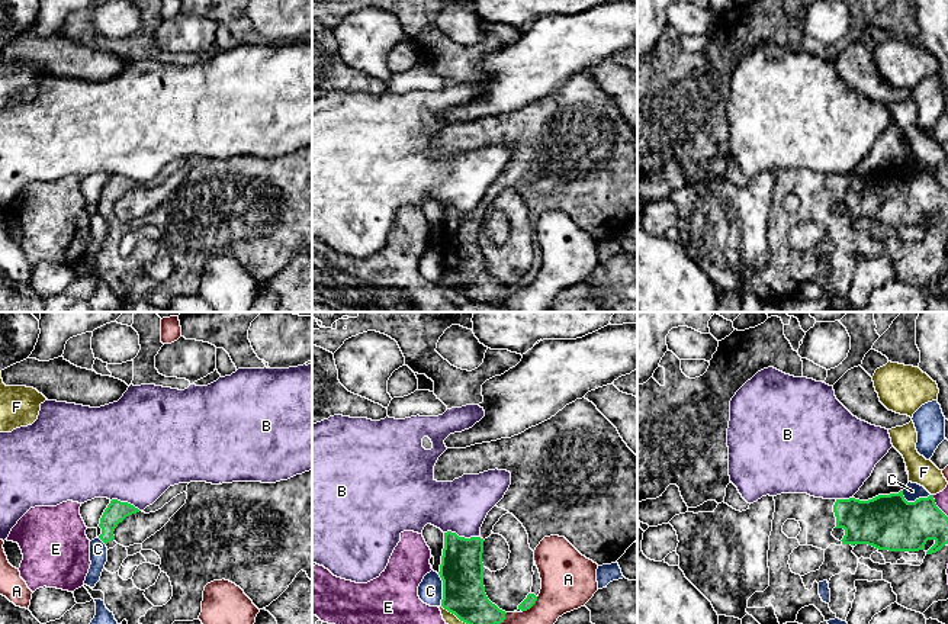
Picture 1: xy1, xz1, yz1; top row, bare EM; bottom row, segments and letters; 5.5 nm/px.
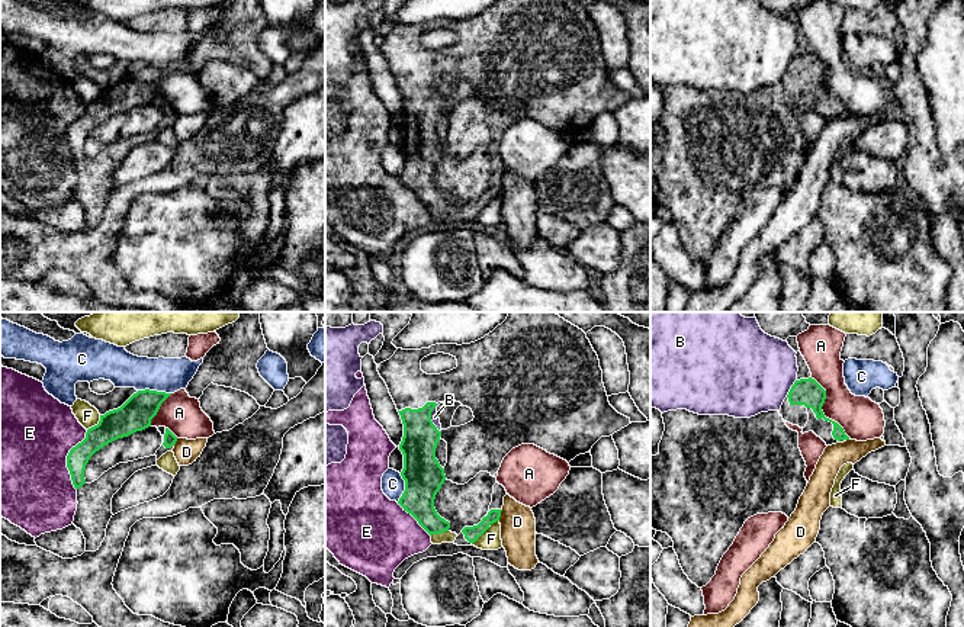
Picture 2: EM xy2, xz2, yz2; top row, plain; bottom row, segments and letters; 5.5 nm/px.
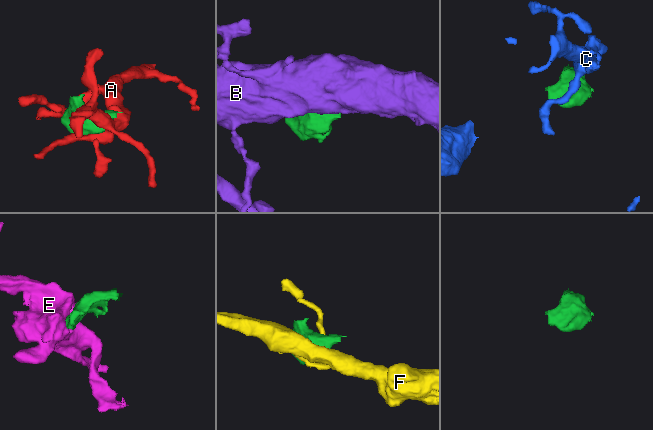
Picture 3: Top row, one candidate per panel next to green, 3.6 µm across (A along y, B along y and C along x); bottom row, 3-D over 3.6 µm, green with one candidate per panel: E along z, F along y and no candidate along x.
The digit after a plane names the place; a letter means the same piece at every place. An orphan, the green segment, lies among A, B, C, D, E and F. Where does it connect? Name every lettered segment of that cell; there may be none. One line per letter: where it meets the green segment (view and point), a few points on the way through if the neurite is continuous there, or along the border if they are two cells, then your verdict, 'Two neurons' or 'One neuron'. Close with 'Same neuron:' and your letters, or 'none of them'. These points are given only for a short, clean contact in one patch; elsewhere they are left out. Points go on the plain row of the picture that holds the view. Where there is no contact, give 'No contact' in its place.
A: Touches green at yz2 (820, 84). Two neurons
B: Touches green at xz1 (462, 212). Two neurons
C: Touches green at yz1 (915, 176). Two neurons
D: Touches green at xz2 (500, 190). Boundary: xz2 (503, 185), (498, 195). Two neurons
E: Touches green at xy2 (67, 134). Two neurons
F: Touches green at xy2 (97, 99). Two neurons
Same neuron: none of them

